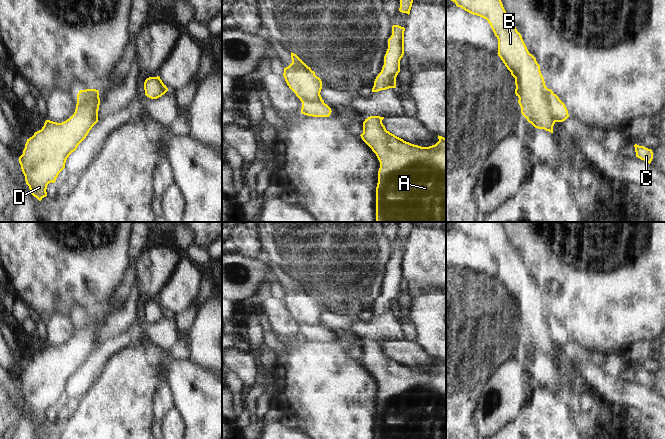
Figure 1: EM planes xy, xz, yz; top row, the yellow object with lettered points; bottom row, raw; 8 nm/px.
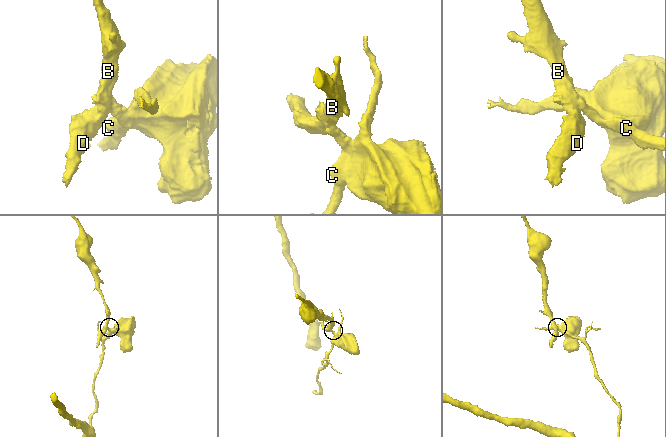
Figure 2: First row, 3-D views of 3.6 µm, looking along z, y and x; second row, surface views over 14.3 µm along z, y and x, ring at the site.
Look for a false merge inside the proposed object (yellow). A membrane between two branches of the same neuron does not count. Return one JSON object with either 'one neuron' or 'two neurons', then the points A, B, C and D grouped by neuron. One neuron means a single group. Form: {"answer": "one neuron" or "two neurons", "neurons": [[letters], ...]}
{"answer": "two neurons", "neurons": [["A", "C"], ["B", "D"]]}

